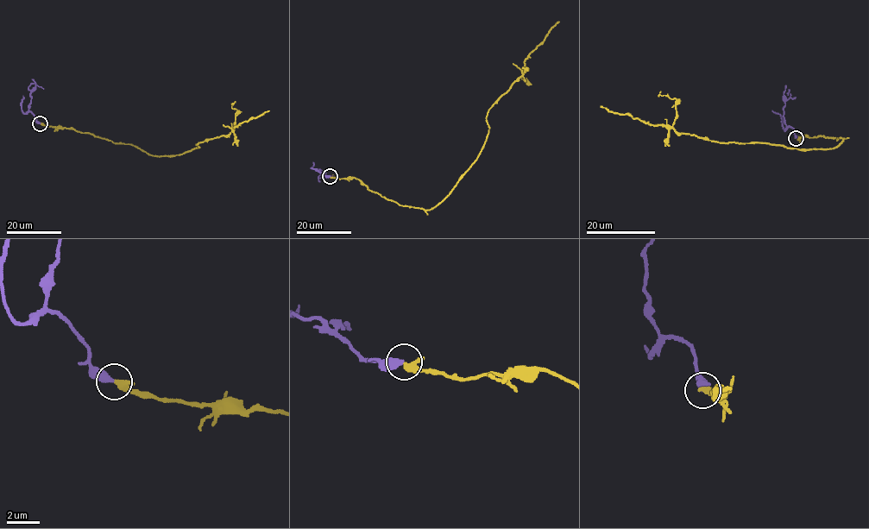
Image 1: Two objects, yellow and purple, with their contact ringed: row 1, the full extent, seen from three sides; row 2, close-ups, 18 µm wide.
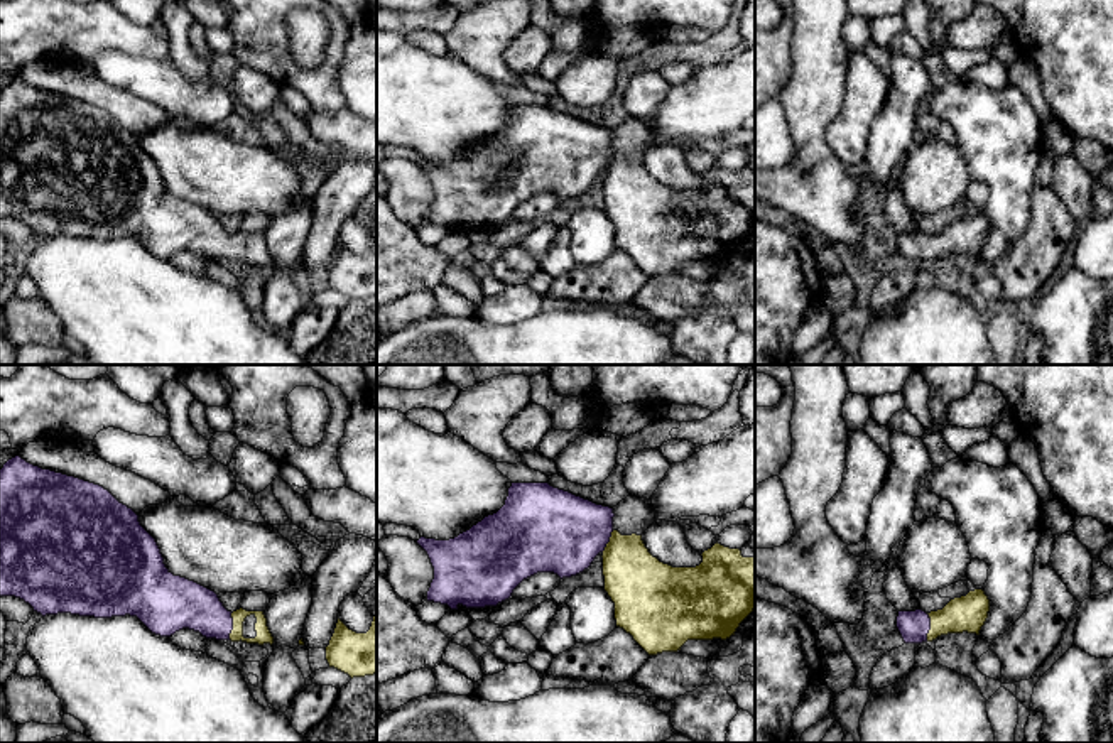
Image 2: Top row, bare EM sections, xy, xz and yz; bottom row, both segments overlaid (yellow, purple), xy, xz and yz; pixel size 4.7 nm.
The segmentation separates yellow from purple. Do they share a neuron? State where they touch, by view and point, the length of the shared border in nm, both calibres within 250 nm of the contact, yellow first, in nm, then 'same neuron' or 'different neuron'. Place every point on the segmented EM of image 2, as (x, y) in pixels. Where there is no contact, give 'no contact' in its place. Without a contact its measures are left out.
yz (931, 627) | 140 nm | 180/140 nm | same neuron

